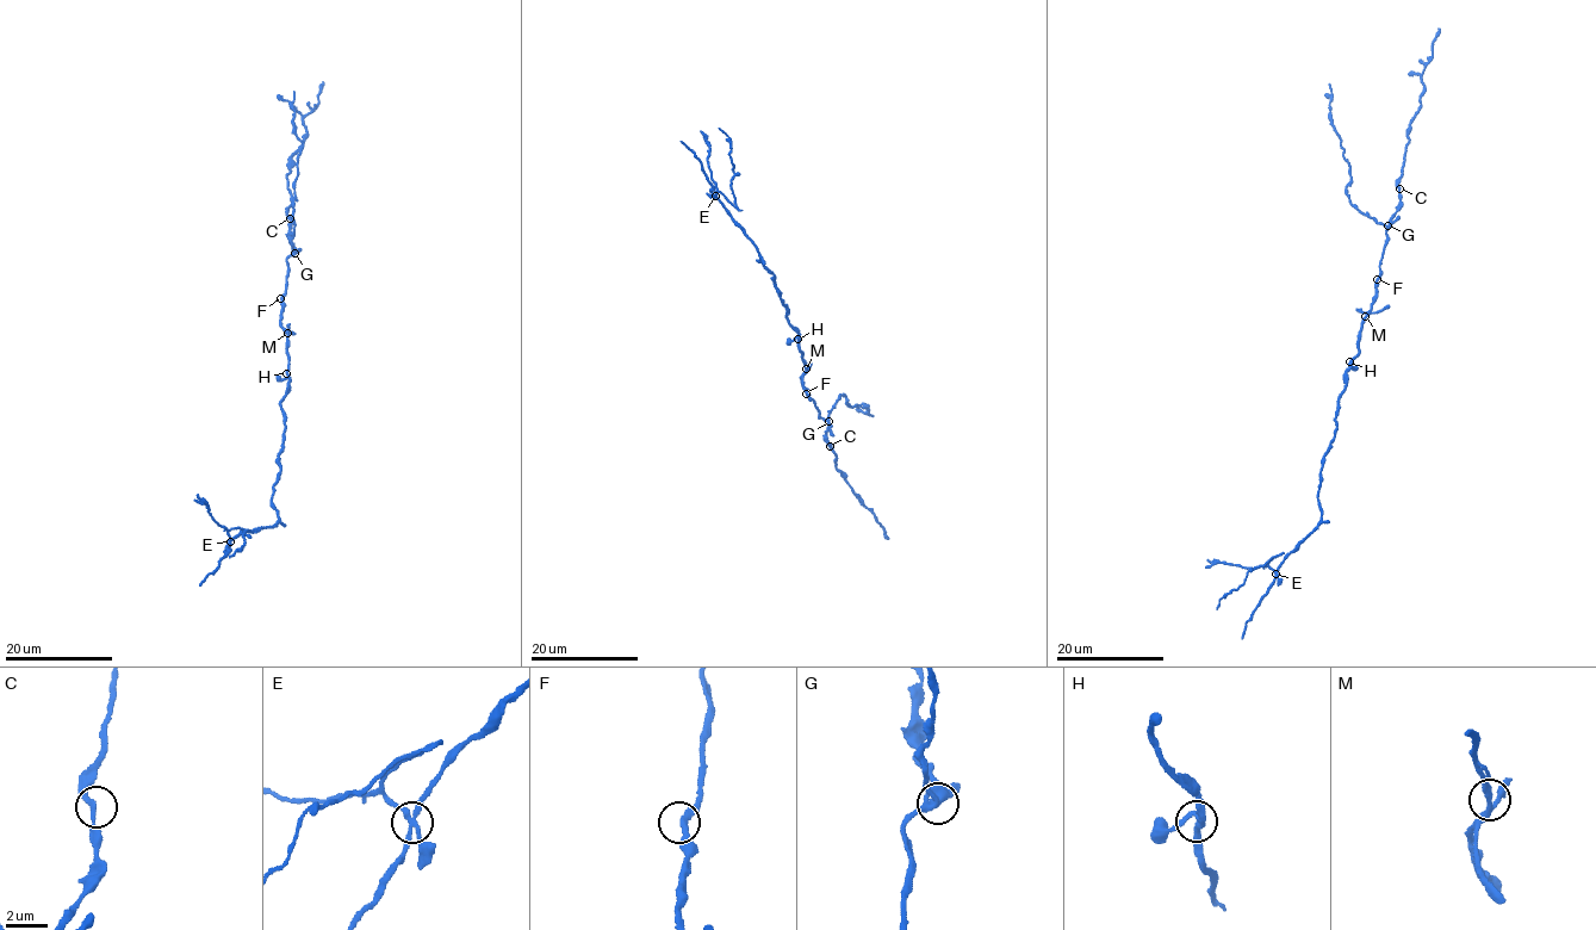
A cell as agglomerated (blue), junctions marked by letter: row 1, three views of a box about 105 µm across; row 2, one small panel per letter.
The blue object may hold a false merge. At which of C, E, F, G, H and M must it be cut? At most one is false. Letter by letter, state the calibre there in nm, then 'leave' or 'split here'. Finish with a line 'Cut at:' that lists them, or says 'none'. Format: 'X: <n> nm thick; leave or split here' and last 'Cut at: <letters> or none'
C: 240 nm thick; leave
E: 220 nm thick; split here
F: 280 nm thick; leave
G: 320 nm thick; leave
H: 240 nm thick; leave
M: 240 nm thick; leave
Cut at: E

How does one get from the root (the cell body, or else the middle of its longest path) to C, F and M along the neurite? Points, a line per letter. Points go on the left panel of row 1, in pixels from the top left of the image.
C: (287, 373), (287, 333), (280, 318), (286, 256), (293, 248), (290, 218)
F: (287, 373), (287, 333), (280, 322), (280, 298)
M: (287, 373), (287, 333)

